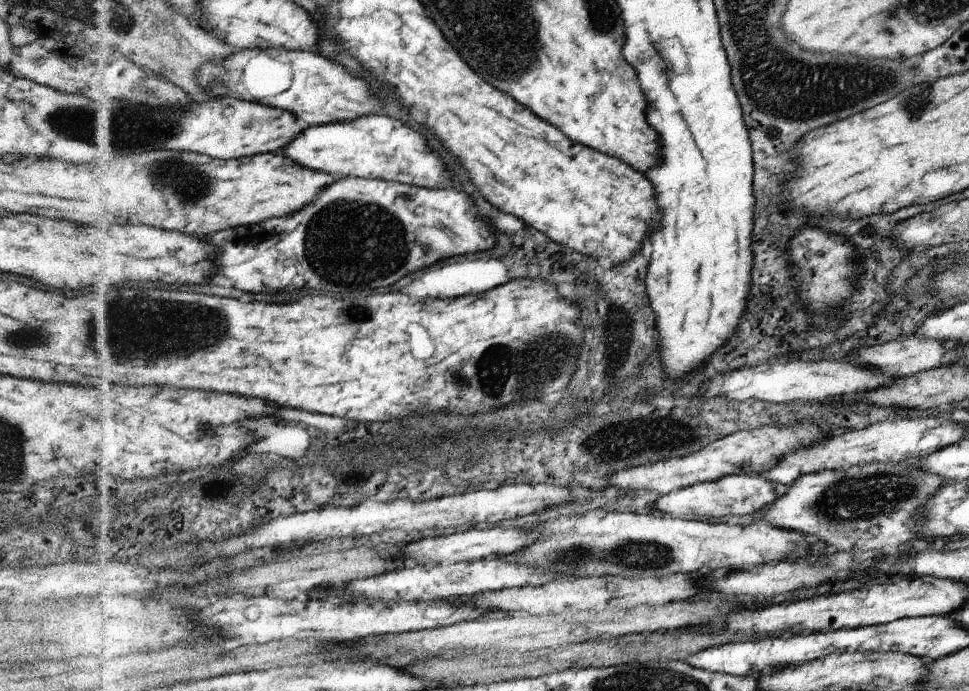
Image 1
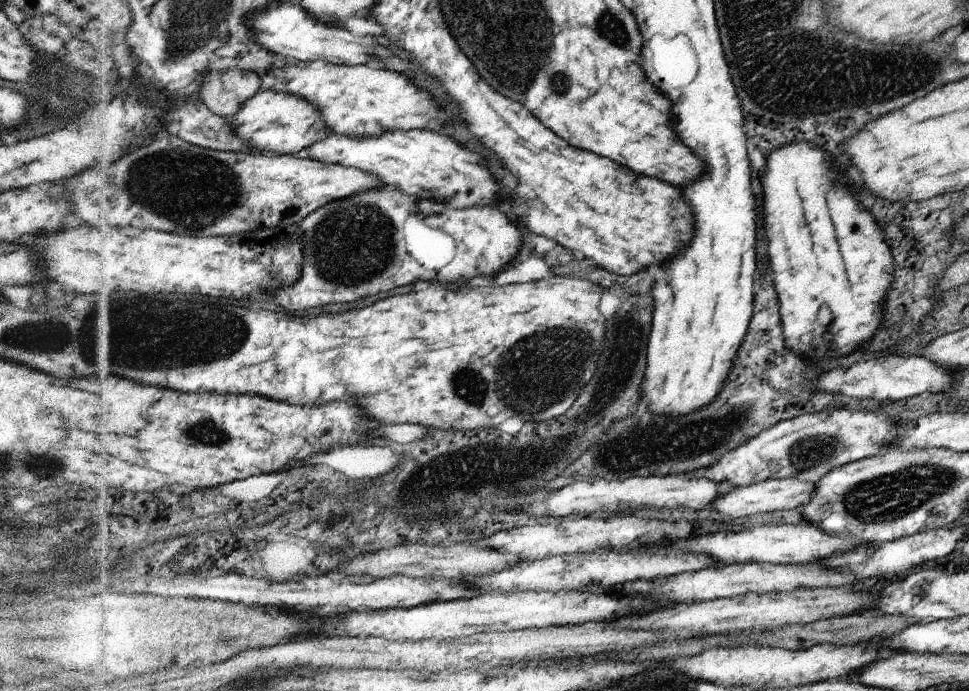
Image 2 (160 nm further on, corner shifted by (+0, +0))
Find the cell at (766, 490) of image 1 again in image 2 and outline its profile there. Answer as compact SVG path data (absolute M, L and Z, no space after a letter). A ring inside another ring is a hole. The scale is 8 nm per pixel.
M767 479L760 483L753 483L746 487L735 487L727 495L718 497L711 505L725 516L740 518L743 521L747 516L753 516L757 512L775 512L775 510L798 510L809 502L814 493L815 483L799 481L797 479Z

